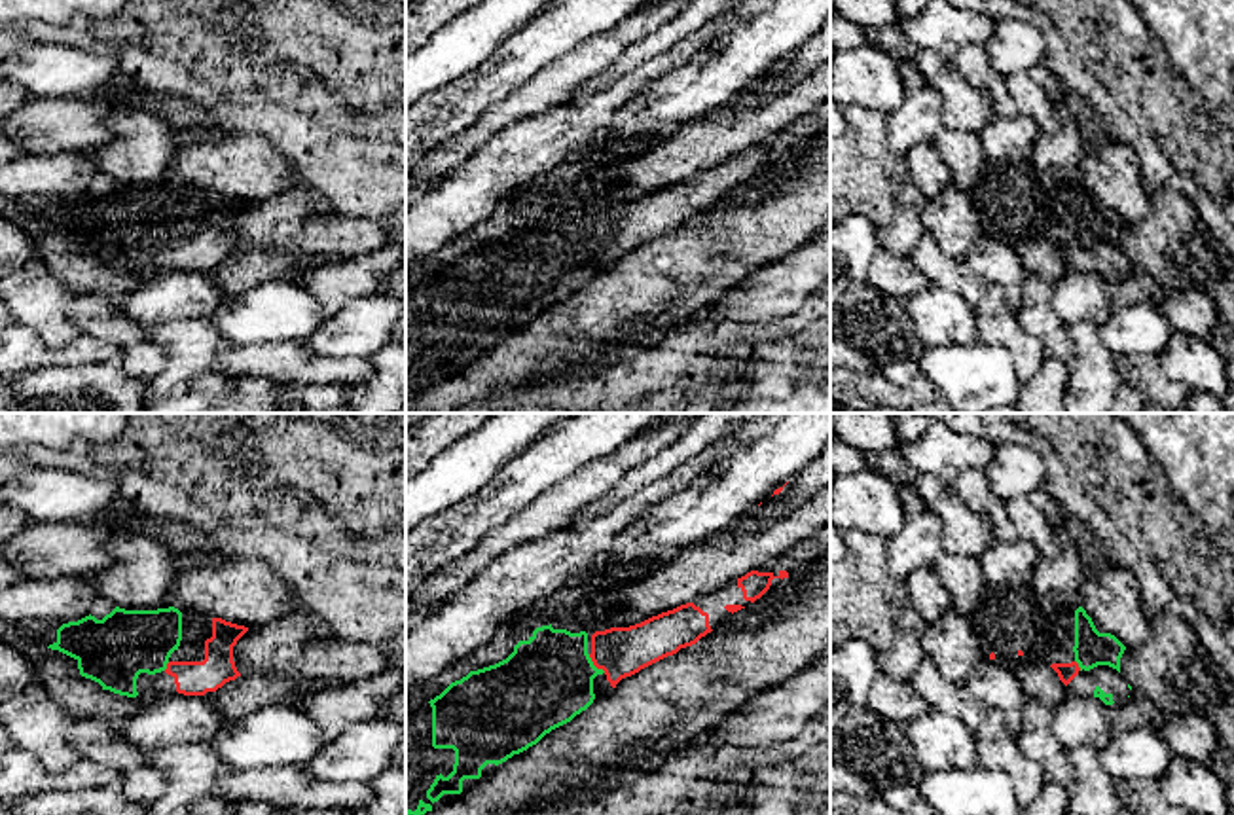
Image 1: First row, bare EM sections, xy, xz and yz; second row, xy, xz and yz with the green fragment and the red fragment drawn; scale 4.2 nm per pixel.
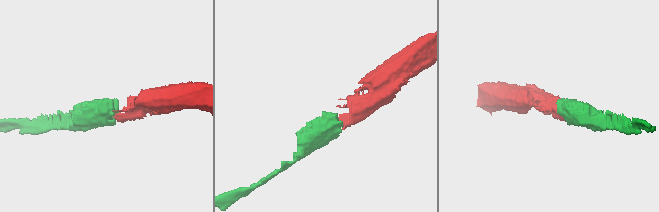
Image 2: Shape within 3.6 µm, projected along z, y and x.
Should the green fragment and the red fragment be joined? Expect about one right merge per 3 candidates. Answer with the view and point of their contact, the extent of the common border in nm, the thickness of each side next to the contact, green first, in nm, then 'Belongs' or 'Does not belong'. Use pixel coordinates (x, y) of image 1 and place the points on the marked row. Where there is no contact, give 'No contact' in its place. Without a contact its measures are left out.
Touches green at xz (594, 666). Shared border 110 nm. Thickness 380 nm (green) against 220 nm. Belongs

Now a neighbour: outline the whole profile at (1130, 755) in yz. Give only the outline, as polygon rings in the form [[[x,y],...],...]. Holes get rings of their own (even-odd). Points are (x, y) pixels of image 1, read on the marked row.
[[[1149,728],[1115,732],[1105,749],[1098,751],[1103,770],[1115,781],[1152,779],[1158,781],[1173,752]]]

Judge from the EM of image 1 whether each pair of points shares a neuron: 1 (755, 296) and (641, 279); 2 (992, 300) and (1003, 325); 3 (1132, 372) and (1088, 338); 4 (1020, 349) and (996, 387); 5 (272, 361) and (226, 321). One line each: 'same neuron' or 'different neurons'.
1: different neurons
2: same neuron
3: different neurons
4: different neurons
5: different neurons

